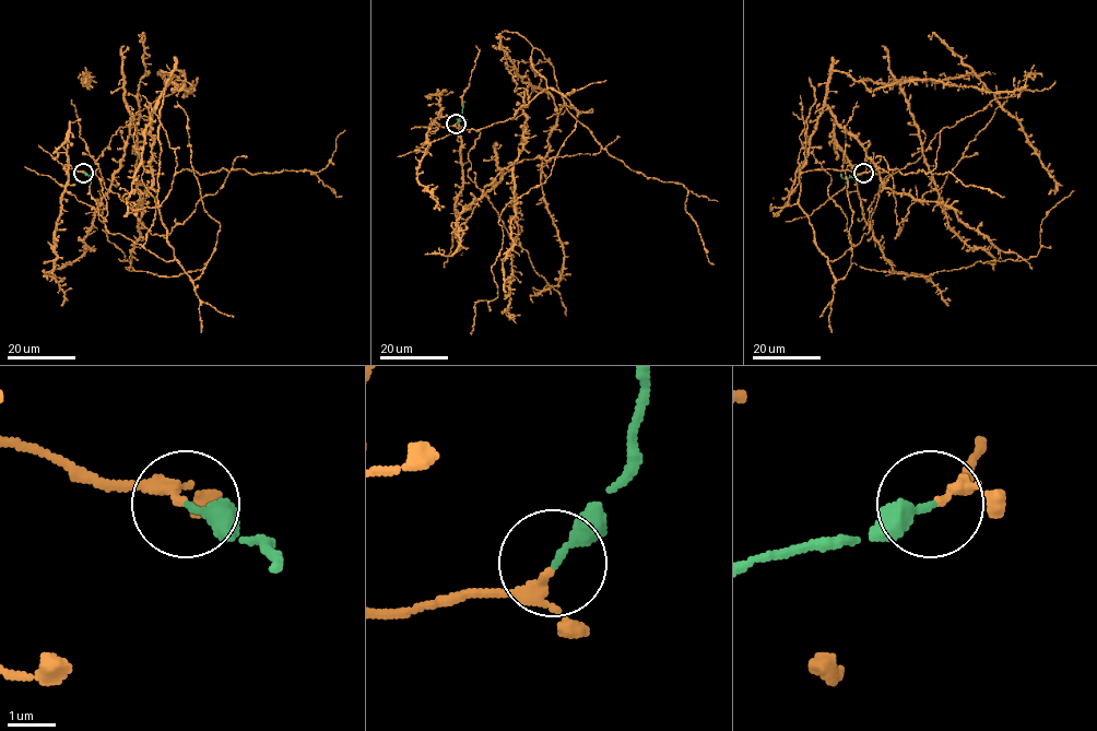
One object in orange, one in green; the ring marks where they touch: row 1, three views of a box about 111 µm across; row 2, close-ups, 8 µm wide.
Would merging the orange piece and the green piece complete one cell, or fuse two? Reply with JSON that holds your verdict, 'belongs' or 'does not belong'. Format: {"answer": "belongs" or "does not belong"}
{"answer": "belongs"}

